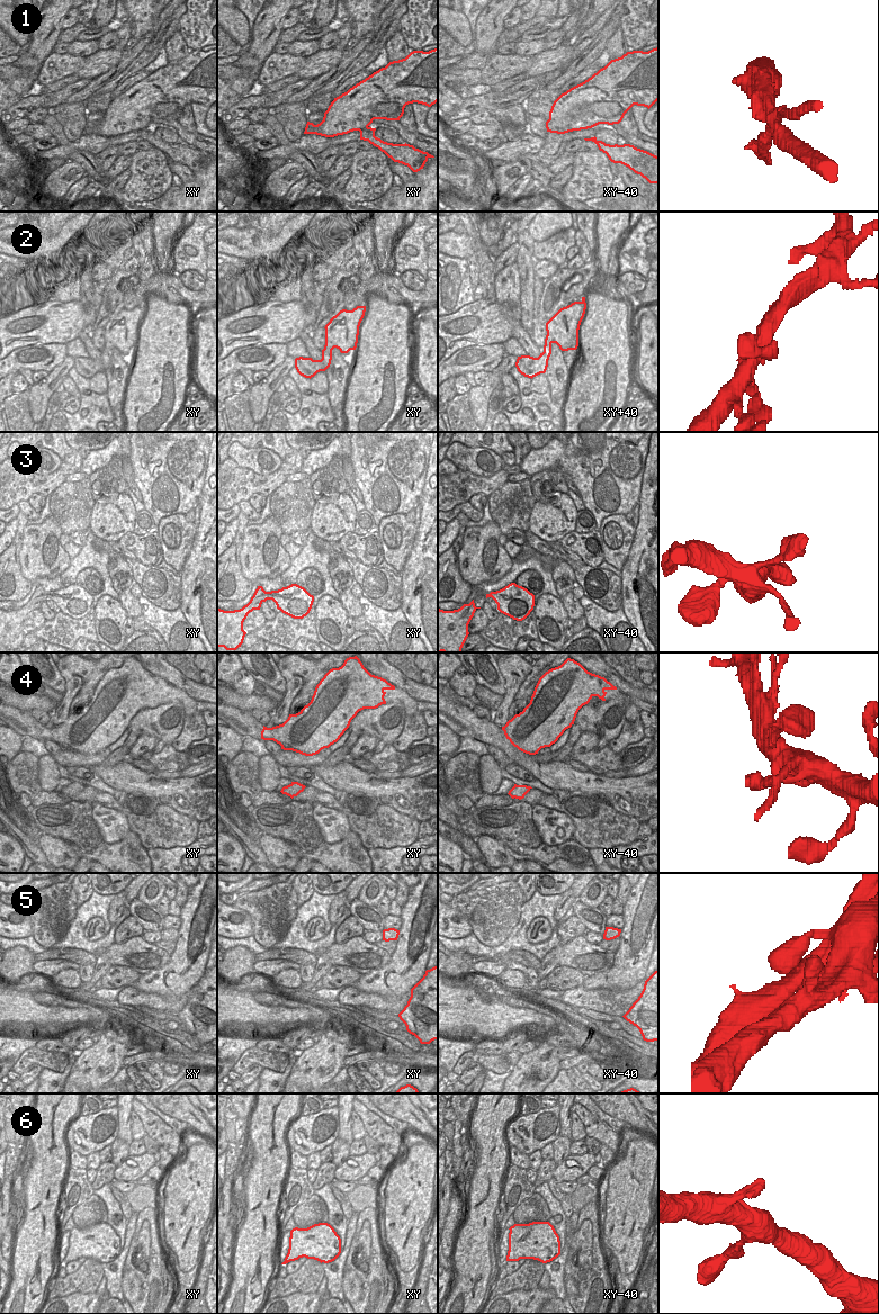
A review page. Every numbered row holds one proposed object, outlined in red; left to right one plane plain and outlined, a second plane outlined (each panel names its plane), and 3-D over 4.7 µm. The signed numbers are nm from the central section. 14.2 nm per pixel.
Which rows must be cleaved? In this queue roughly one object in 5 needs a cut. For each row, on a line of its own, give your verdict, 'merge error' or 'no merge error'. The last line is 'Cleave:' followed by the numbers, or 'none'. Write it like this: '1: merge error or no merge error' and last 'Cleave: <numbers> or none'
1: merge error
2: no merge error
3: no merge error
4: no merge error
5: no merge error
6: no merge error
Cleave: 1

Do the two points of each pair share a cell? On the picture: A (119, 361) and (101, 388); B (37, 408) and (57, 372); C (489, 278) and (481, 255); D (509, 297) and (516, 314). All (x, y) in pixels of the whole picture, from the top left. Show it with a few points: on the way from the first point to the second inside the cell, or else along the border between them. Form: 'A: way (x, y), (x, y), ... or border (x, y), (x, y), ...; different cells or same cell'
A: border (104, 371), (107, 378), (107, 392); different cells
B: way (38, 399), (39, 394), (51, 381); same cell
C: way (486, 272), (486, 261); same cell
D: border (510, 305), (519, 306); different cells

